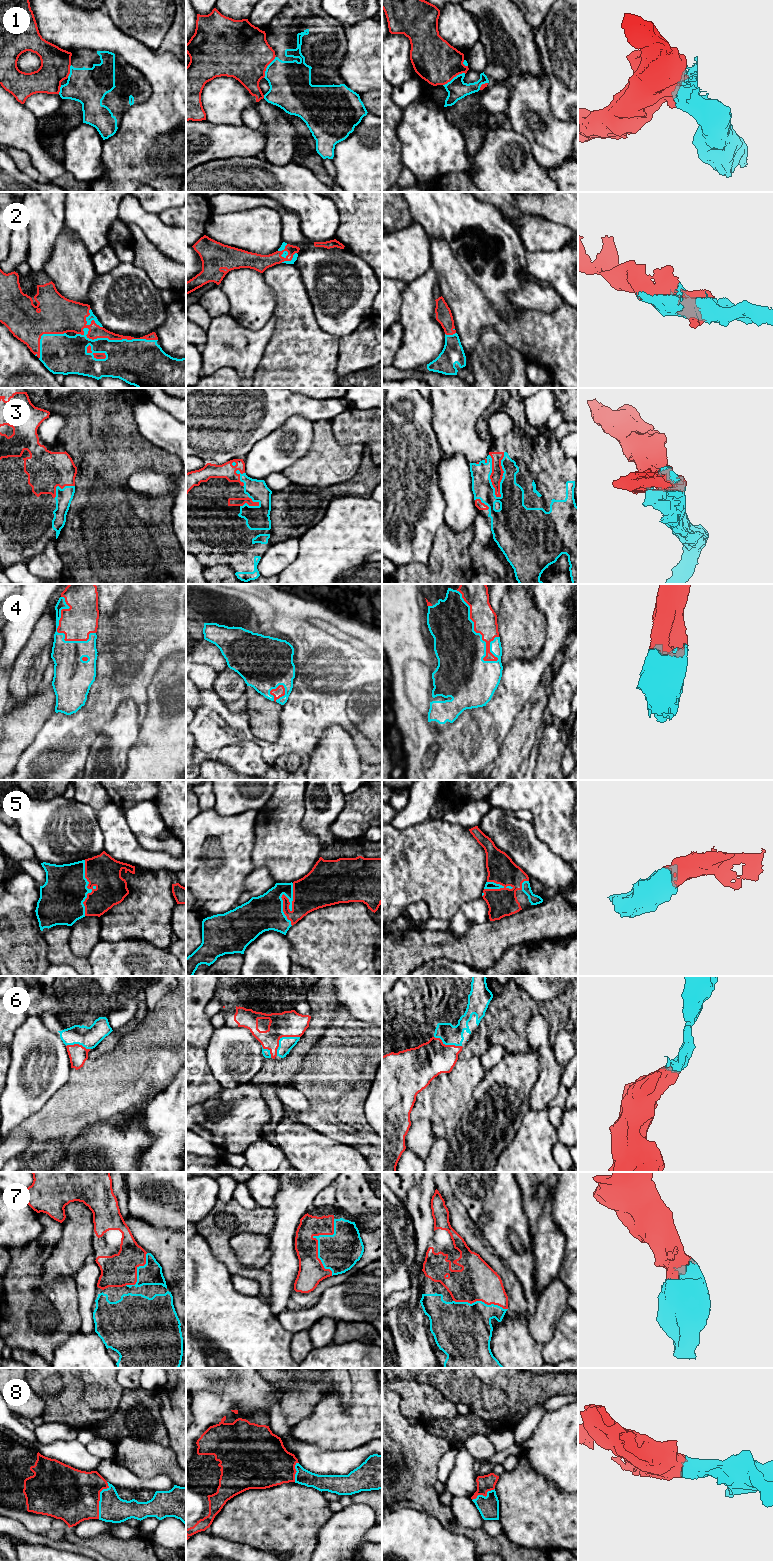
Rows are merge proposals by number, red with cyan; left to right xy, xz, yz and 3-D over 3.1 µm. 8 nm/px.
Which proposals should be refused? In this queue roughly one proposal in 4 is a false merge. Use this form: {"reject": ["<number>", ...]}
{"reject": ["1"]}

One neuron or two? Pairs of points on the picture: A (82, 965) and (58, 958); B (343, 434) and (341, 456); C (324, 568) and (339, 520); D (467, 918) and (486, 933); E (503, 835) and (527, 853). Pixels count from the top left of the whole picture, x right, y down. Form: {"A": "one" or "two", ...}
{"A": "one", "B": "two", "C": "one", "D": "two", "E": "one"}

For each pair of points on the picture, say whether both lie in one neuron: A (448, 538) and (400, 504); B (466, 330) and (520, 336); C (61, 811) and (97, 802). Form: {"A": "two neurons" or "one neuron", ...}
{"A": "two neurons", "B": "one neuron", "C": "two neurons"}

